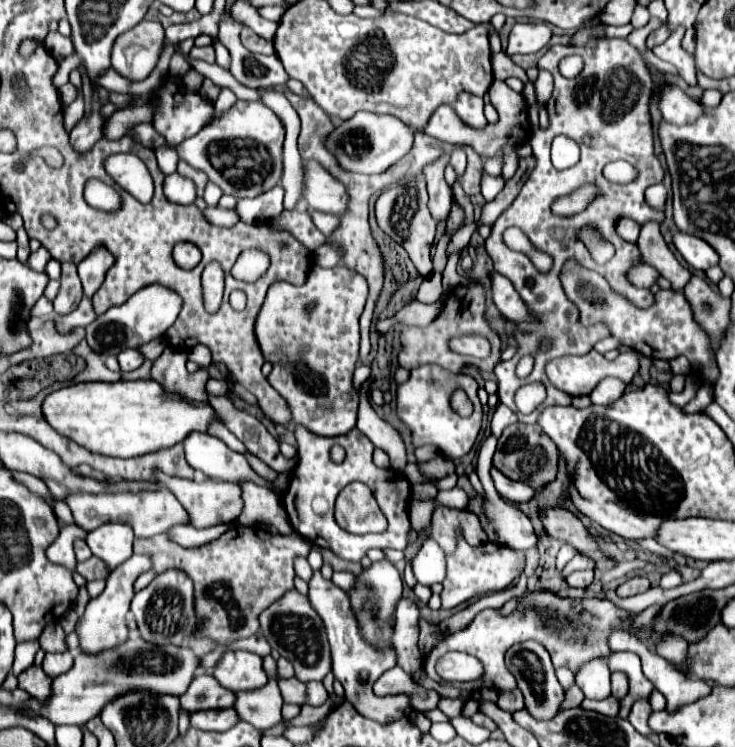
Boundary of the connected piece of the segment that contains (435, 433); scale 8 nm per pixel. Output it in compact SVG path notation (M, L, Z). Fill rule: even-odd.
M424 364L420 368L414 368L410 372L410 378L398 386L396 402L398 402L398 418L410 428L414 446L434 444L442 452L442 456L454 460L468 454L470 448L474 446L482 426L482 404L478 400L478 382L472 376L452 374L432 364ZM458 388L462 388L468 394L468 398L472 398L474 412L468 418L458 416L450 406L450 396Z

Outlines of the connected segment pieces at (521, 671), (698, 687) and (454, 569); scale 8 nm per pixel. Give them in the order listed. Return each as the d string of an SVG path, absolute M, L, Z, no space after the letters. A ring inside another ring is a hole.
M524 642L518 646L518 650L508 650L506 652L506 668L514 674L518 680L518 688L524 694L526 710L536 718L536 720L552 720L564 702L564 688L560 686L554 666L550 662L550 654L540 646L538 642Z
M614 632L610 638L610 648L614 652L630 650L640 656L642 672L654 684L654 688L664 694L668 712L676 712L680 706L696 702L698 698L710 694L710 686L704 680L692 680L680 674L676 668L670 666L668 660L650 652L648 646L644 646L642 642L636 642L636 638L632 638L630 634Z
M456 532L456 550L446 556L446 578L442 590L442 608L454 608L460 602L472 596L484 596L490 592L504 590L510 586L510 580L518 578L526 566L526 556L522 550L512 550L508 546L498 546L494 542L486 542L478 548L466 544L462 534Z

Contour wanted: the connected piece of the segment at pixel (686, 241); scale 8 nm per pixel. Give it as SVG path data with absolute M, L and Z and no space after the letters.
M678 232L674 236L674 244L676 244L678 252L684 256L684 260L696 270L708 270L710 266L718 264L716 250L698 236Z

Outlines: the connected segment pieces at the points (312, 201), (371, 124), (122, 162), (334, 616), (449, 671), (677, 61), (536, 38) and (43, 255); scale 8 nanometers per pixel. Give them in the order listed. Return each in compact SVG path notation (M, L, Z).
M310 160L306 166L304 198L312 210L330 212L336 216L348 210L348 192L344 184L314 160Z
M360 112L336 126L336 130L328 136L328 150L336 154L336 160L340 162L340 166L344 166L344 170L362 174L380 174L388 166L404 158L410 152L412 142L414 132L410 132L410 128L404 126L404 122L400 122L396 116Z
M114 154L106 158L106 170L112 180L130 192L136 200L148 204L152 200L154 184L146 165L134 154Z
M316 570L308 582L308 598L314 606L314 610L320 614L320 618L326 624L328 630L328 640L330 640L330 650L332 650L332 672L334 676L342 682L344 686L344 696L348 702L352 702L352 706L366 718L380 722L380 724L388 724L394 722L398 718L404 718L412 712L410 706L410 696L406 694L398 694L398 696L376 696L372 692L372 684L378 680L378 676L396 666L396 652L394 650L376 650L372 646L368 646L358 632L358 622L350 610L350 602L348 602L348 594L338 588L332 580L324 580L320 570Z
M446 652L436 662L436 672L446 682L470 682L482 676L480 660L464 652Z
M678 26L664 44L660 44L660 46L654 48L654 54L656 54L660 60L670 62L674 68L680 66L680 70L682 70L684 66L692 66L692 64L694 64L694 56L688 54L688 52L682 48L684 32L686 32L686 28L684 28L684 26Z
M516 24L510 32L510 44L506 54L534 54L540 48L544 48L552 38L552 32L546 24Z
M40 246L36 252L30 254L28 266L32 266L34 270L44 270L46 264L48 264L48 260L50 260L50 252L48 252L44 246Z

